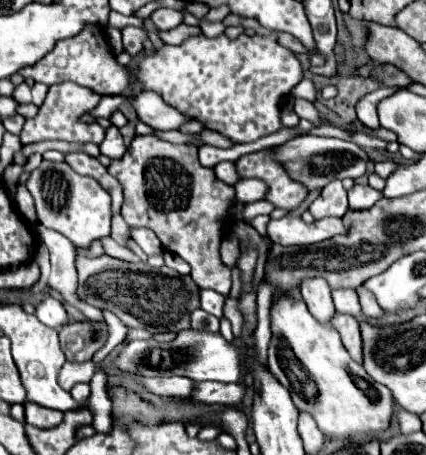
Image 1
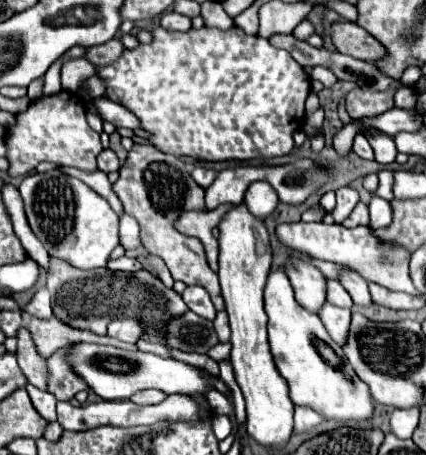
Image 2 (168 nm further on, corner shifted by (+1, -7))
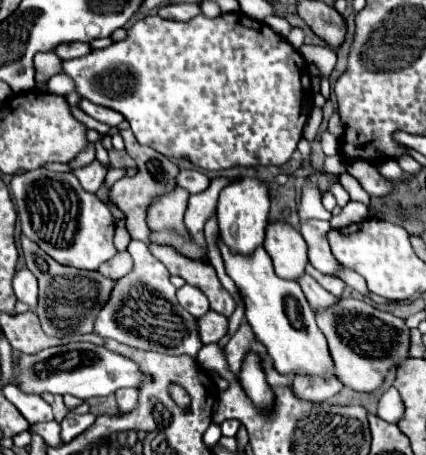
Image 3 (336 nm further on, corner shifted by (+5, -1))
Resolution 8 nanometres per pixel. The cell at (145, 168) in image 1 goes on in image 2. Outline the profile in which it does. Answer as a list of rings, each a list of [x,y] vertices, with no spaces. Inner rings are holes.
[[[135,143],[127,155],[125,165],[119,169],[119,179],[113,183],[113,191],[121,199],[125,213],[137,219],[145,249],[167,263],[173,279],[179,279],[185,285],[201,285],[211,295],[215,309],[225,309],[219,277],[211,271],[207,263],[203,243],[197,237],[183,235],[173,227],[173,223],[185,211],[207,211],[205,189],[195,183],[187,165],[175,155],[167,155],[153,147]]]

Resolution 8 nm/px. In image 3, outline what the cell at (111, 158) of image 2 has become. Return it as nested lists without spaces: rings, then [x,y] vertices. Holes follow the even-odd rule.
[[[93,161],[93,163],[89,163],[87,167],[77,169],[75,175],[77,175],[77,179],[79,179],[79,183],[81,183],[81,187],[83,187],[85,191],[97,193],[97,189],[99,189],[101,183],[105,181],[107,169],[105,169],[99,161]]]

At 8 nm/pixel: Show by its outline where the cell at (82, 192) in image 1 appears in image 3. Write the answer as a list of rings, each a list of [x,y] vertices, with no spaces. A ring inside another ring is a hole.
[[[49,169],[19,173],[11,181],[11,191],[15,195],[23,233],[57,263],[97,271],[101,263],[117,253],[113,245],[115,221],[109,207],[101,203],[97,195],[87,193],[73,173],[55,173]]]

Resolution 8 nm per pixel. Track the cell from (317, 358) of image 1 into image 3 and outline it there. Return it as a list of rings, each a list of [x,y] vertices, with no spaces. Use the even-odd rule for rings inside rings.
[[[217,237],[217,247],[223,257],[227,275],[233,279],[233,283],[237,285],[243,297],[245,319],[251,325],[257,339],[267,347],[267,353],[273,359],[275,369],[281,375],[295,371],[295,373],[309,373],[331,379],[333,361],[327,349],[327,341],[315,323],[315,313],[309,307],[299,283],[277,277],[273,271],[273,263],[263,247],[257,247],[247,257],[229,251],[229,247],[219,237]]]

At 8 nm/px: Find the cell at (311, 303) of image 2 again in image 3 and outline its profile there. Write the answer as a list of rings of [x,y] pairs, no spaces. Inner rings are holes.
[[[277,219],[265,229],[265,251],[269,253],[275,273],[283,279],[299,279],[307,265],[307,243],[289,223]]]

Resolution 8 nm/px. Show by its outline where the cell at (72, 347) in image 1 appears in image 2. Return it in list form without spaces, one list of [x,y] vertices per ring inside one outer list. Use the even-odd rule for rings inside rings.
[[[63,347],[61,351],[55,351],[49,357],[49,391],[55,393],[57,399],[61,401],[69,401],[77,391],[85,389],[85,383],[81,377],[77,377],[77,373],[73,371],[73,367],[69,367],[69,363],[65,363],[65,351],[69,351],[69,347]]]

